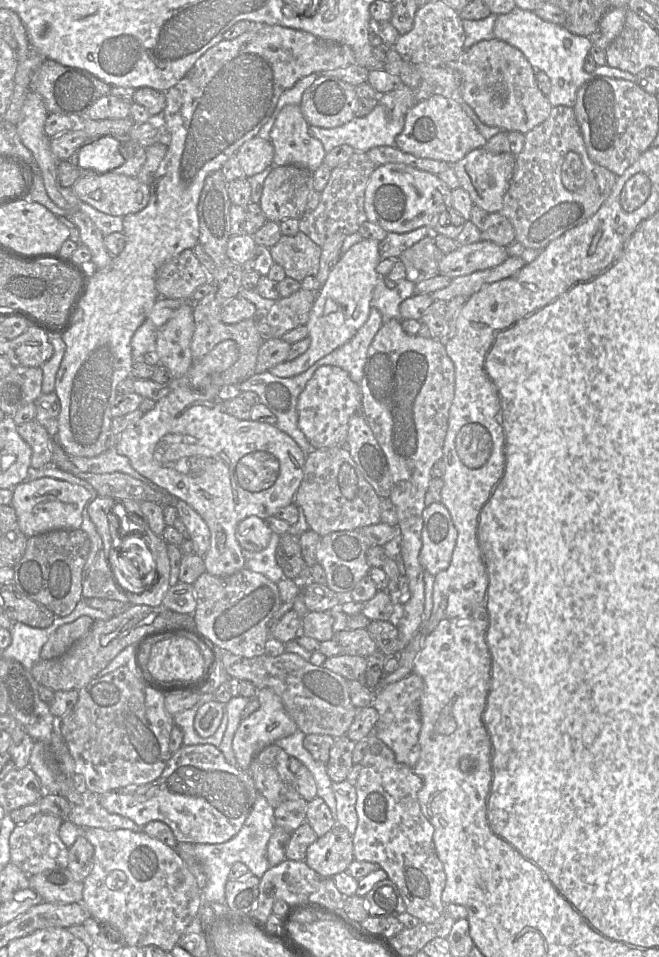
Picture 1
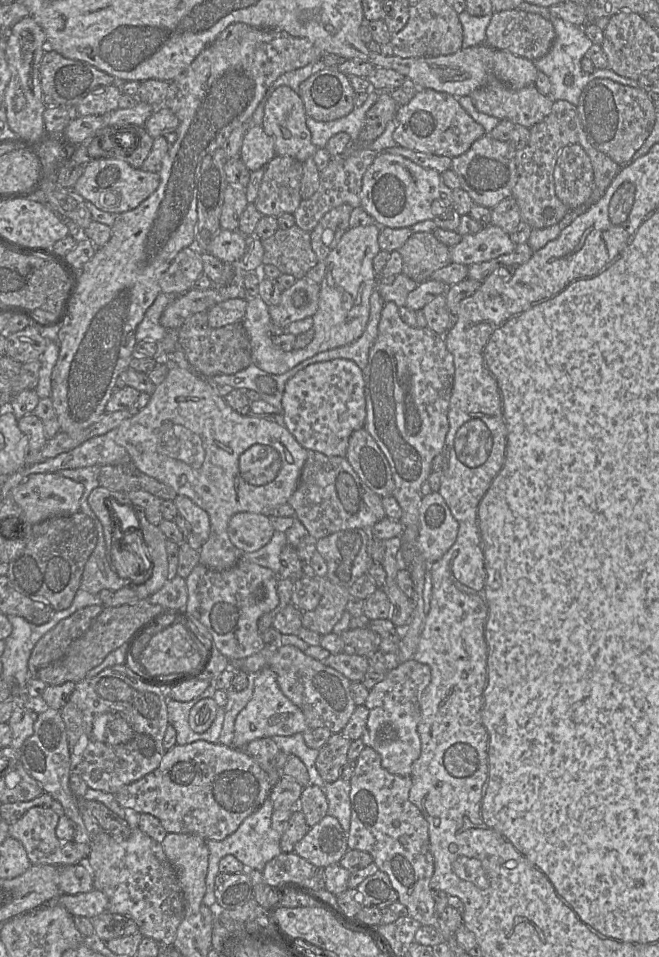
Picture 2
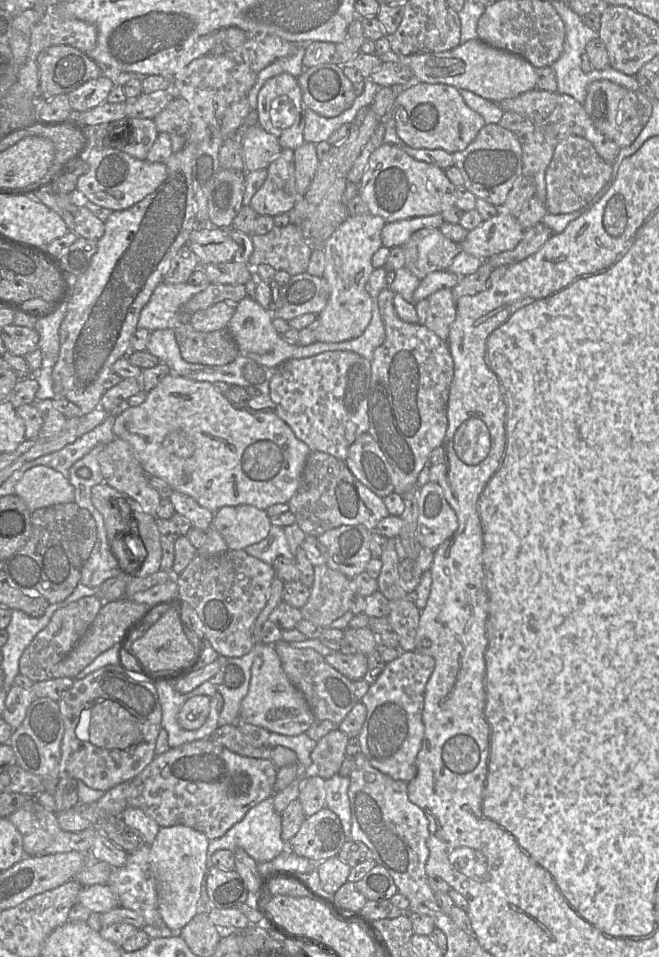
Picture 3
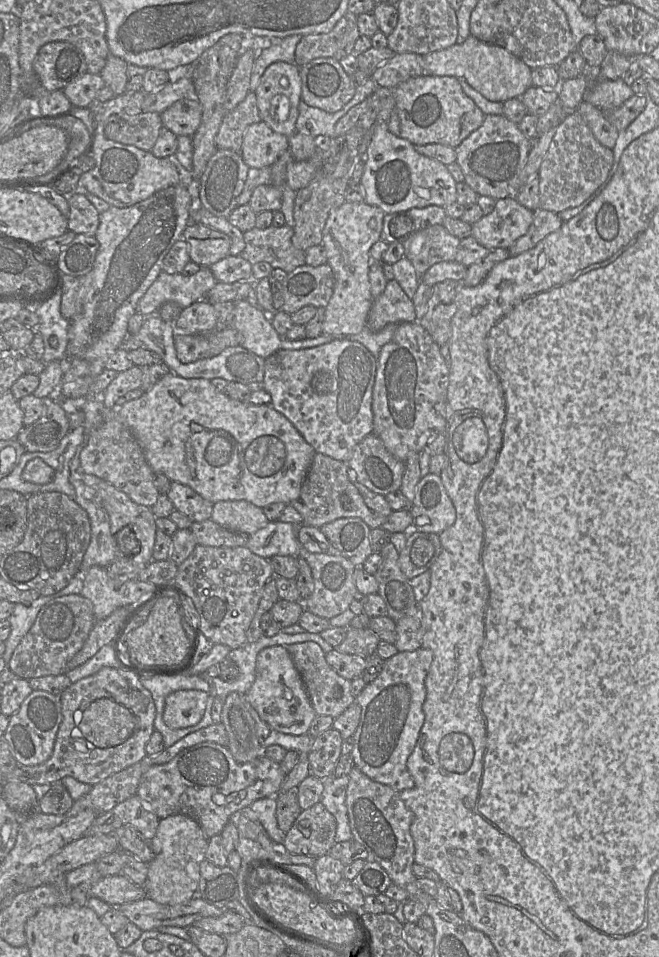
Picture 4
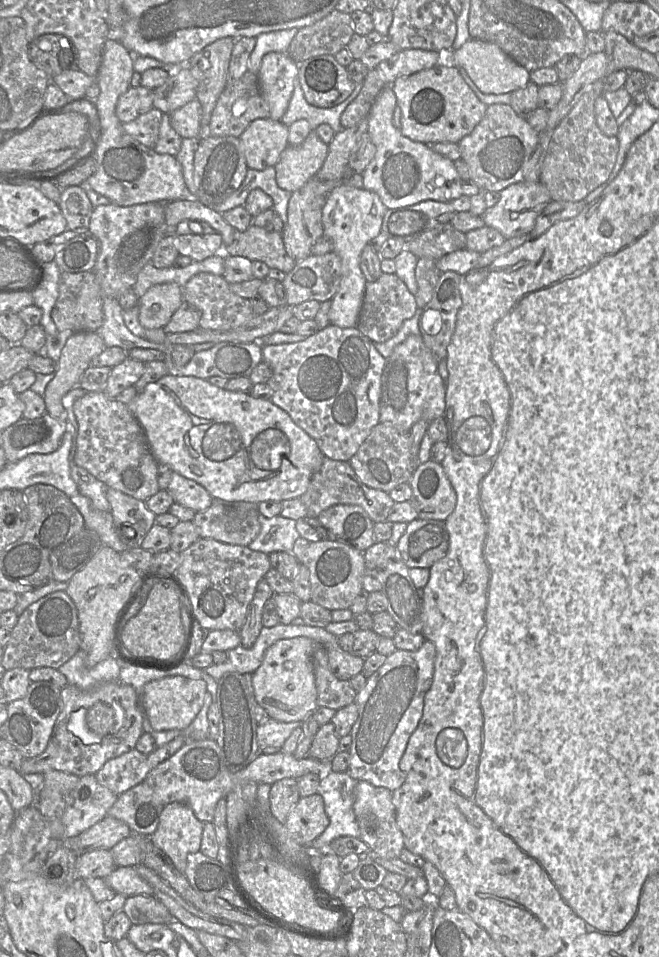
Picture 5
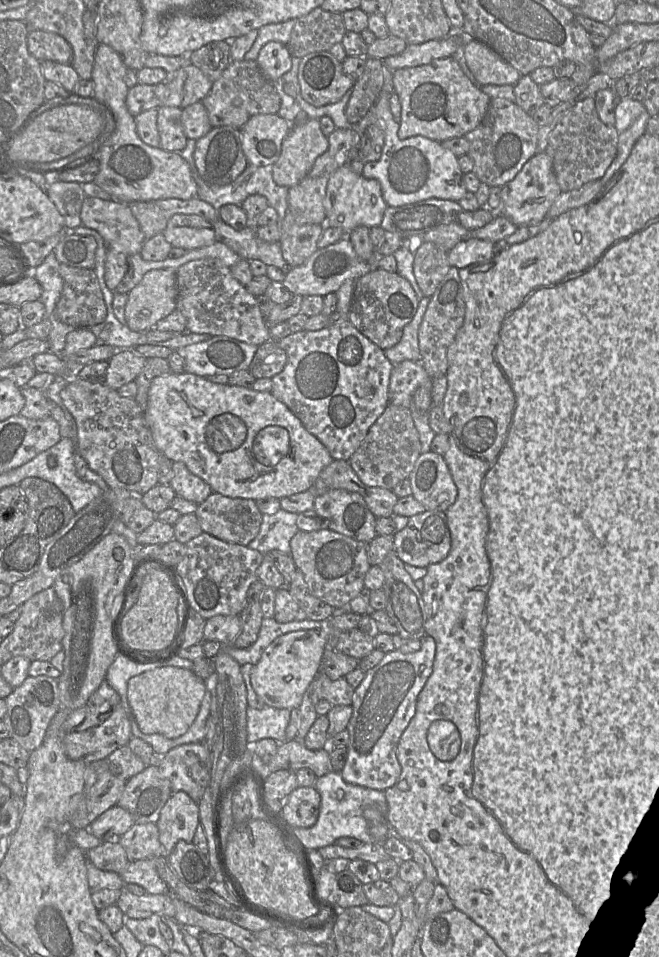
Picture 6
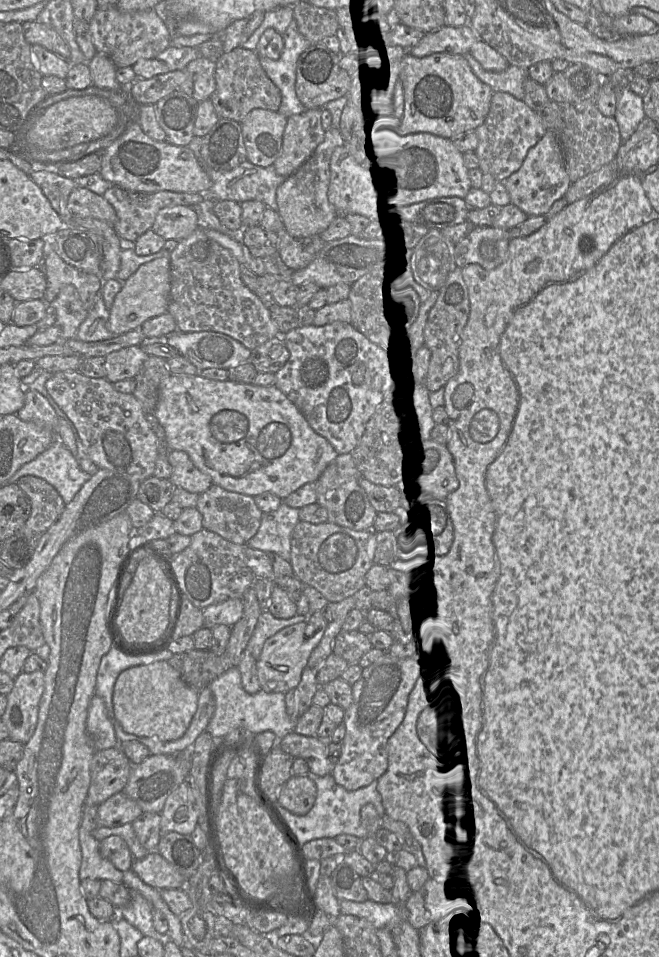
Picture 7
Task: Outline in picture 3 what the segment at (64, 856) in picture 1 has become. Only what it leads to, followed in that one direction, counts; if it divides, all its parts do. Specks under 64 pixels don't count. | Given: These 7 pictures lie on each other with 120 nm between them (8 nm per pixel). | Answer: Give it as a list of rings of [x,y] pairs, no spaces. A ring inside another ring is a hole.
[[[29,802],[11,814],[8,819],[20,832],[23,840],[23,848],[26,857],[42,857],[50,854],[78,851],[89,853],[95,839],[94,828],[87,828],[80,832],[63,831],[57,820],[57,814],[47,810],[37,803]]]

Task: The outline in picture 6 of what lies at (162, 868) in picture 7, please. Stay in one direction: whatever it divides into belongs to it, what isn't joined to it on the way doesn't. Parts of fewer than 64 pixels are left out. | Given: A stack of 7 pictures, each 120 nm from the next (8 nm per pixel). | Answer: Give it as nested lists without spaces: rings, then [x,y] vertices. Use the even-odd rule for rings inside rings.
[[[152,859],[131,861],[119,875],[124,883],[137,884],[148,894],[170,894],[168,885],[159,877]]]

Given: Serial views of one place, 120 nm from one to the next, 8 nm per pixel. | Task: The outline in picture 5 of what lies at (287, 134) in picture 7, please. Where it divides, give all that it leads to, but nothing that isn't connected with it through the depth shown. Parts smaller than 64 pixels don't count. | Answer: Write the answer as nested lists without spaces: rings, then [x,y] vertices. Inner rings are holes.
[[[312,130],[300,145],[289,145],[274,166],[276,182],[284,190],[294,192],[314,178],[328,155],[328,145]]]

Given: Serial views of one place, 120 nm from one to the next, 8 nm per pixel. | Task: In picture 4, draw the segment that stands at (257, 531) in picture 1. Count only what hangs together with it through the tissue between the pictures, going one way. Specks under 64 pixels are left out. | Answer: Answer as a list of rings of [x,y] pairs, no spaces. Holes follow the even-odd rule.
[[[245,500],[213,503],[211,519],[230,531],[248,535],[265,527],[269,522],[262,508]]]

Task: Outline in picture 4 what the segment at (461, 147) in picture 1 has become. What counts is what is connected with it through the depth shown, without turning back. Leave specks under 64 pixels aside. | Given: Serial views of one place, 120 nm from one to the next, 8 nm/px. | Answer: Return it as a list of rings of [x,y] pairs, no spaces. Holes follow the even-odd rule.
[[[423,74],[393,89],[395,111],[400,119],[400,136],[414,146],[443,144],[456,148],[485,119],[485,114],[463,91],[454,76]]]

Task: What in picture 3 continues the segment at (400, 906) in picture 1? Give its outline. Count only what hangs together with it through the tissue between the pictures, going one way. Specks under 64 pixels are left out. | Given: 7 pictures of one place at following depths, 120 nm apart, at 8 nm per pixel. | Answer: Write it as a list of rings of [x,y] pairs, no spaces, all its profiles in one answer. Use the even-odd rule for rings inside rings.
[[[379,864],[354,885],[367,900],[372,901],[390,900],[398,892],[389,872]]]

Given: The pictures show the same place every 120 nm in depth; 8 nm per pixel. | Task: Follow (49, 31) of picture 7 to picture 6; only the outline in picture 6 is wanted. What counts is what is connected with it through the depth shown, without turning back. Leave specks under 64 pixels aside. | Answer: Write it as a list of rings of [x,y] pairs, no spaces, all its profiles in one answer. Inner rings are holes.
[[[30,30],[27,36],[28,51],[39,61],[50,60],[71,65],[74,52],[61,35],[43,30]]]

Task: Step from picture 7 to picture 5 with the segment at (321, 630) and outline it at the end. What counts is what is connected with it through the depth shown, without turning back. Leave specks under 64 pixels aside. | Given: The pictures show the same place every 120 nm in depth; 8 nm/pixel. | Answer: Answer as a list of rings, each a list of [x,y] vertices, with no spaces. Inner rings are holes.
[[[300,636],[278,640],[266,650],[261,665],[252,674],[251,683],[256,702],[271,719],[302,723],[318,708],[312,662],[316,645],[319,644],[313,639]]]

